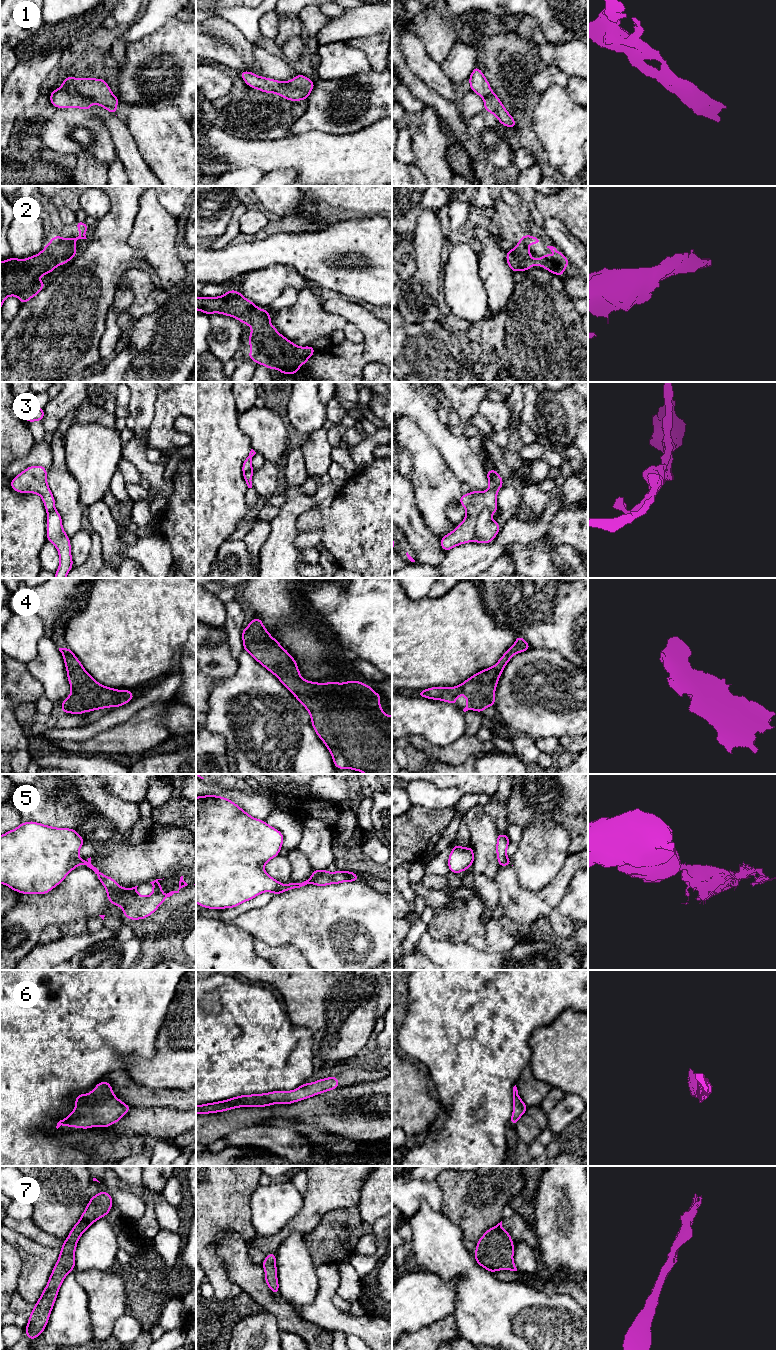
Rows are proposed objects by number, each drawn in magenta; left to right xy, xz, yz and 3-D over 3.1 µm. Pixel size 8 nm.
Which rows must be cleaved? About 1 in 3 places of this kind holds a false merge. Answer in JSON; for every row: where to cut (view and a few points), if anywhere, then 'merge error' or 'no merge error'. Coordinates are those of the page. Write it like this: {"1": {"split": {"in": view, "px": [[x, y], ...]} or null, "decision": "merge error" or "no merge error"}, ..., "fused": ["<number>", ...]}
{"1": {"split": null, "decision": "no merge error"}, "2": {"split": null, "decision": "no merge error"}, "3": {"split": null, "decision": "no merge error"}, "4": {"split": null, "decision": "no merge error"}, "5": {"split": {"in": "xz", "px": [[283, 885], [280, 889]]}, "decision": "merge error"}, "6": {"split": null, "decision": "no merge error"}, "7": {"split": null, "decision": "no merge error"}, "fused": ["5"]}

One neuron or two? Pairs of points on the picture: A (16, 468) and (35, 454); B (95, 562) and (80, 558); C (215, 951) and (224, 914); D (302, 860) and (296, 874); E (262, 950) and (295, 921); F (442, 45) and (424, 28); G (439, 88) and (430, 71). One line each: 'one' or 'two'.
A: one
B: two
C: two
D: one
E: two
F: one
G: one

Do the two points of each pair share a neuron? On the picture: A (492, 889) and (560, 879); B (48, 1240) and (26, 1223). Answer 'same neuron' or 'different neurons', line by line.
A: different neurons
B: same neuron

